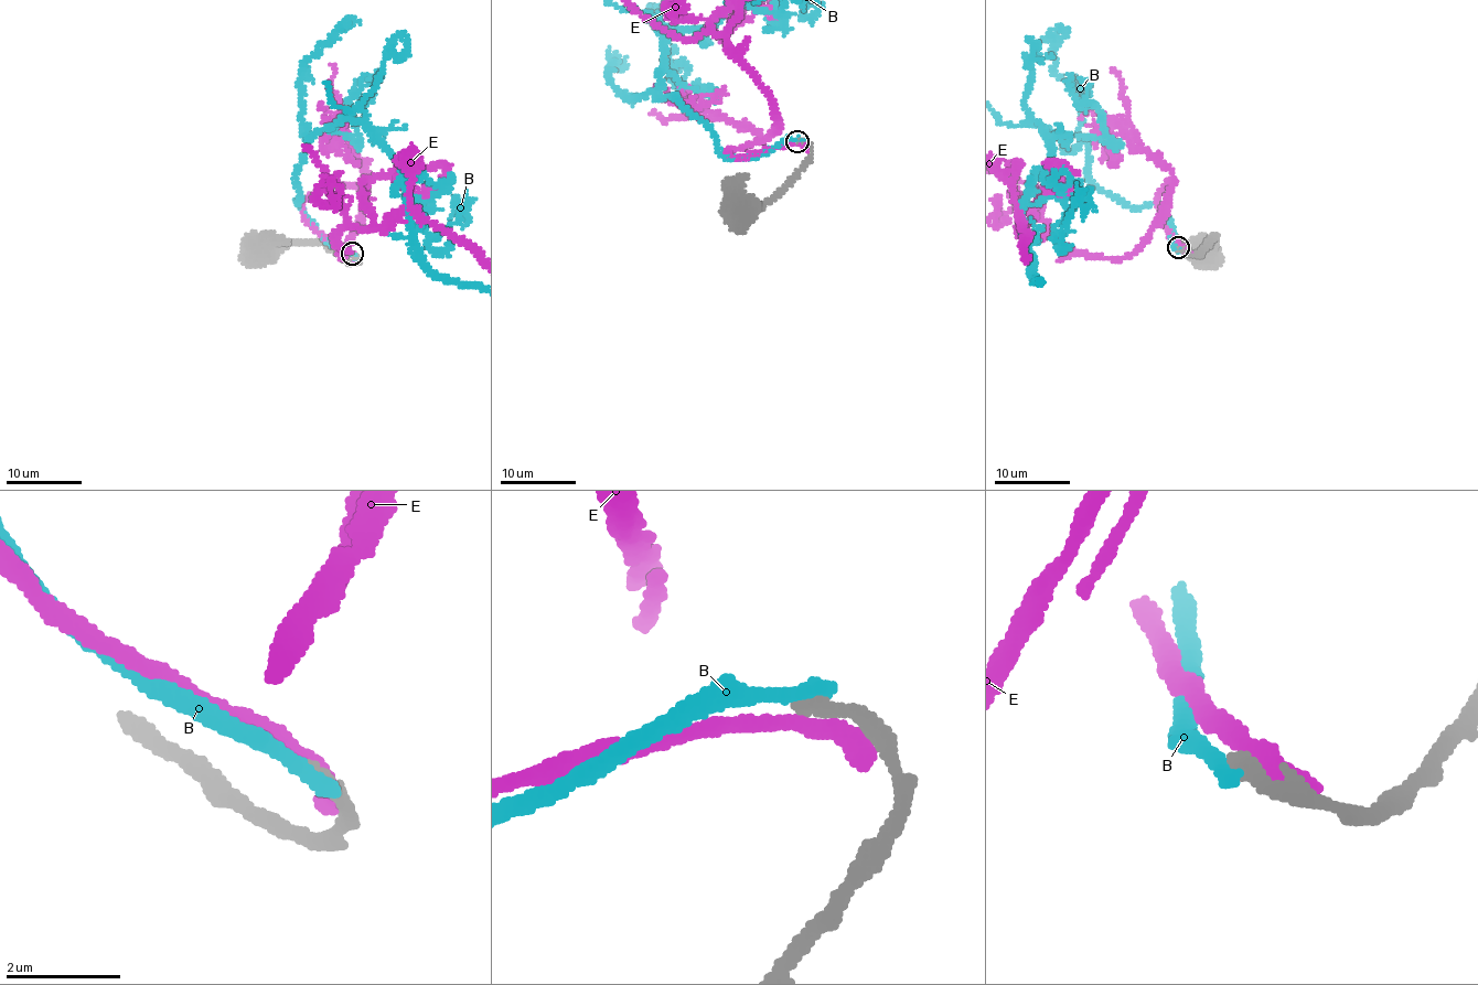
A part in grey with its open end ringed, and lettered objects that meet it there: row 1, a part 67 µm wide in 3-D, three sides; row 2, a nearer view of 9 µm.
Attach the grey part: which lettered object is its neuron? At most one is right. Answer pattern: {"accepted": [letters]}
{"accepted": []}

